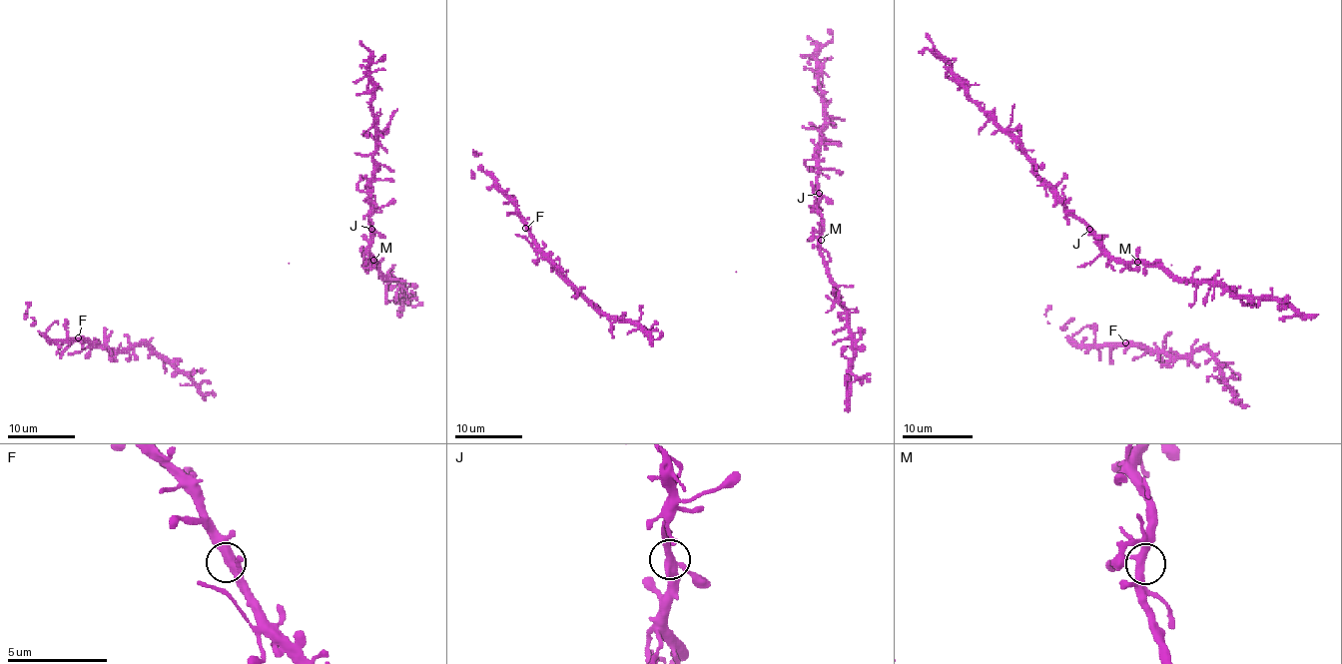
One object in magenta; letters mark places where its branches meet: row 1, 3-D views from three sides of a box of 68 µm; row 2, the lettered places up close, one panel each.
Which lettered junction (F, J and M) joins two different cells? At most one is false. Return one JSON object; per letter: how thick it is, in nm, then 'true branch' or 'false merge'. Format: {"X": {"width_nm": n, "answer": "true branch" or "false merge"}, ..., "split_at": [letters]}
{"F": {"width_nm": 360, "answer": "true branch"}, "J": {"width_nm": 360, "answer": "true branch"}, "M": {"width_nm": 360, "answer": "true branch"}, "split_at": []}

